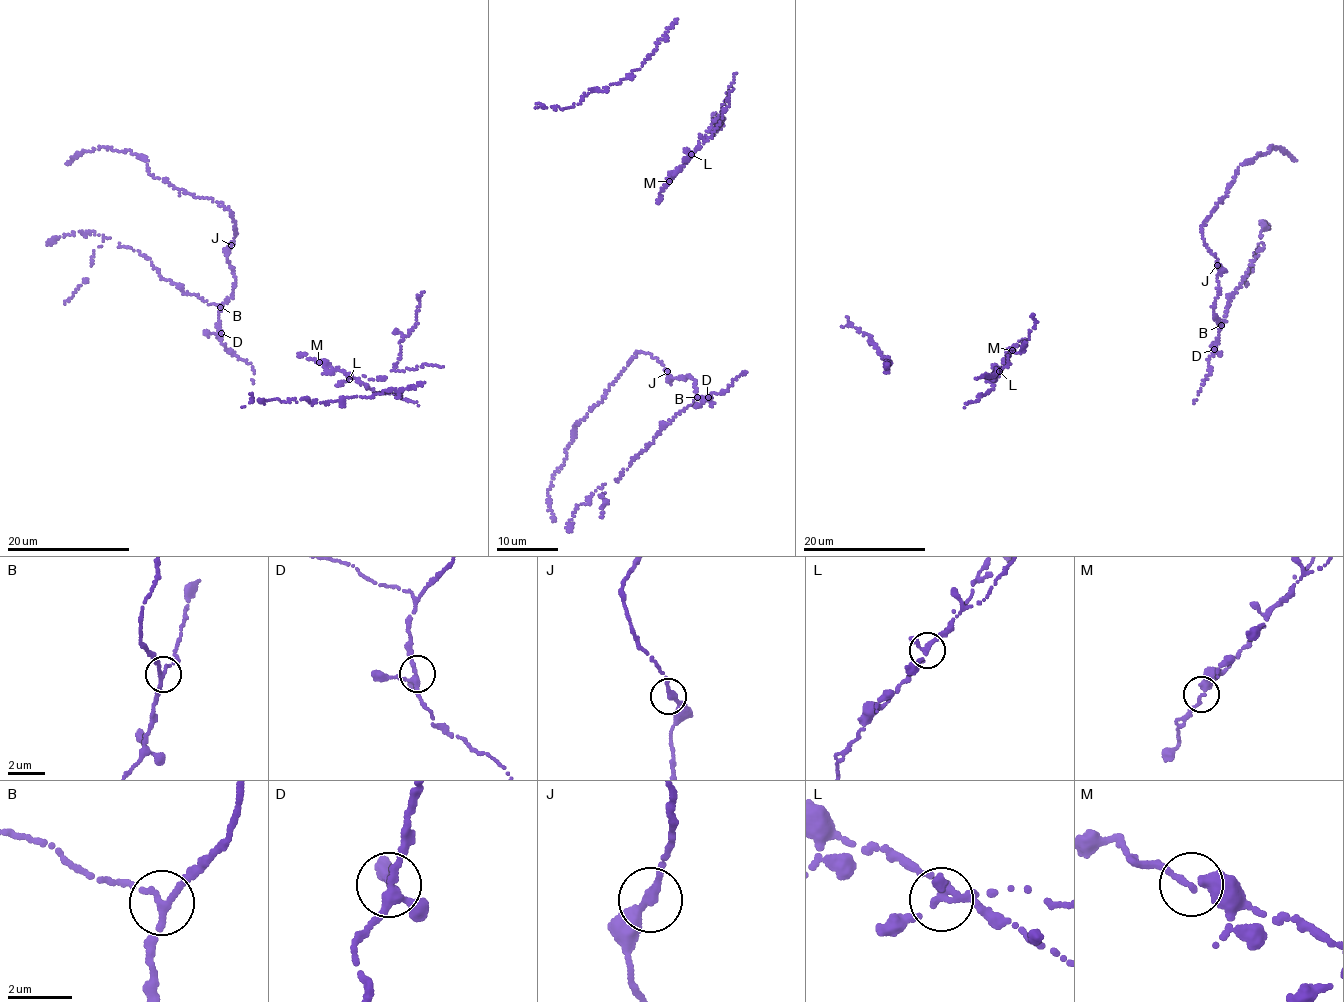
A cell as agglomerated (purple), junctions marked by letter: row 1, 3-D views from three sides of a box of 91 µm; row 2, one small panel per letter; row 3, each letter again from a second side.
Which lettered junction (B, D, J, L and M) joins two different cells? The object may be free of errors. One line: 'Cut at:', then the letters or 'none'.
Cut at: L

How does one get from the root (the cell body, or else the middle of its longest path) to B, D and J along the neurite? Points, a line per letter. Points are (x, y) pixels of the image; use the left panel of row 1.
B: (254, 383), (251, 366), (227, 350), (221, 340), (220, 307)
D: (254, 383), (251, 366), (226, 349), (221, 333)
J: (254, 383), (251, 366), (226, 349), (219, 328), (221, 306), (234, 292), (235, 273), (227, 259), (231, 245)

